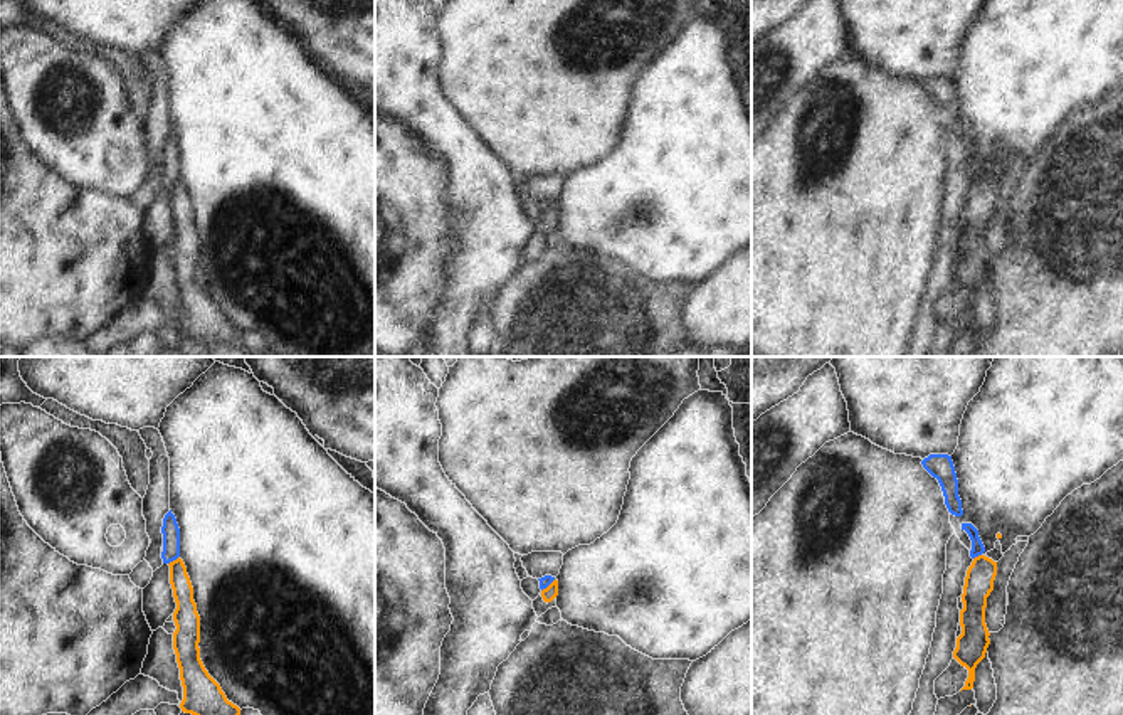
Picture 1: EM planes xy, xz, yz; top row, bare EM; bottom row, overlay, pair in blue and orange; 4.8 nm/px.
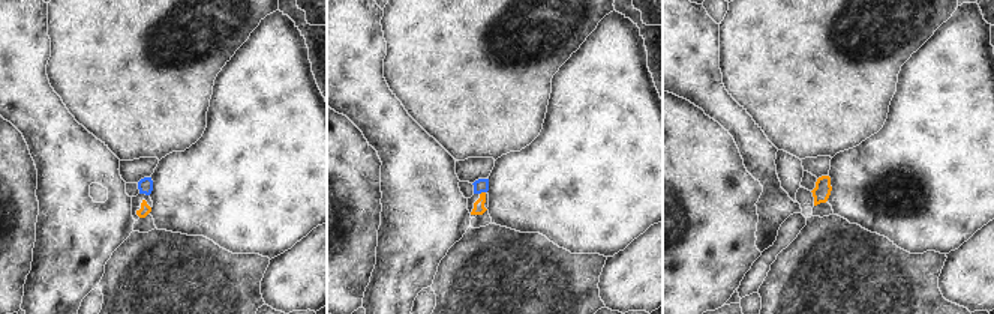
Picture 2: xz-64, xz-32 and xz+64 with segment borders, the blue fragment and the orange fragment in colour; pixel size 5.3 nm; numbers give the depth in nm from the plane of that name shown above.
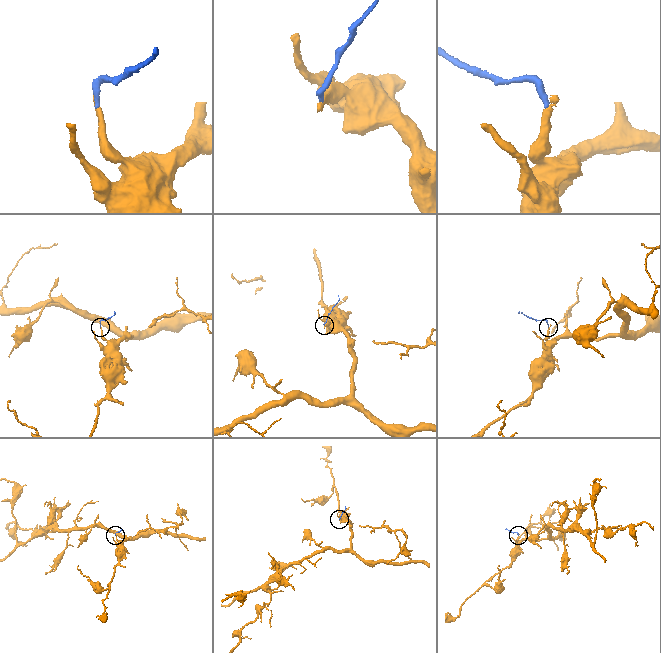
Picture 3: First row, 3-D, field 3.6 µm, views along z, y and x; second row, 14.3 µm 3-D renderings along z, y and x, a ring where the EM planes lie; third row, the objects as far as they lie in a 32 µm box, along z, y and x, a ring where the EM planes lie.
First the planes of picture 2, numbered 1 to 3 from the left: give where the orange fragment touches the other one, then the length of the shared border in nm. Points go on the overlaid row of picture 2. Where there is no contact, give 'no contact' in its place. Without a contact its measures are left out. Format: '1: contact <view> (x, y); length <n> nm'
1: no contact
2: contact xz-32 (482, 191); length 40 nm
3: no contact

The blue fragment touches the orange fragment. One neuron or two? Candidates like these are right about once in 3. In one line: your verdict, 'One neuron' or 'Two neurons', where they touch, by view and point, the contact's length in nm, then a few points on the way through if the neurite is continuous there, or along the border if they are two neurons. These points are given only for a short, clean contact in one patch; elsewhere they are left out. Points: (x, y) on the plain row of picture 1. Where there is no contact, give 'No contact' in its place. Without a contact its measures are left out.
Two neurons. Touches blue at xy (173, 182). Shared border 70 nm. Boundary: xy (179, 179), (168, 187).

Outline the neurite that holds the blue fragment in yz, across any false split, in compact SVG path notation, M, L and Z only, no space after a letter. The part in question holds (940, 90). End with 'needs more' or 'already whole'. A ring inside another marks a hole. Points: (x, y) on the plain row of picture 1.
M930 77L921 84L921 87L933 101L938 103L948 135L955 140L962 140L963 133L962 133L962 123L958 119L958 103L952 79Z; already whole

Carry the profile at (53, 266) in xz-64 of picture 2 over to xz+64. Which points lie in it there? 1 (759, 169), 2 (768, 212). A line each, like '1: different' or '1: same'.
1: same
2: same

